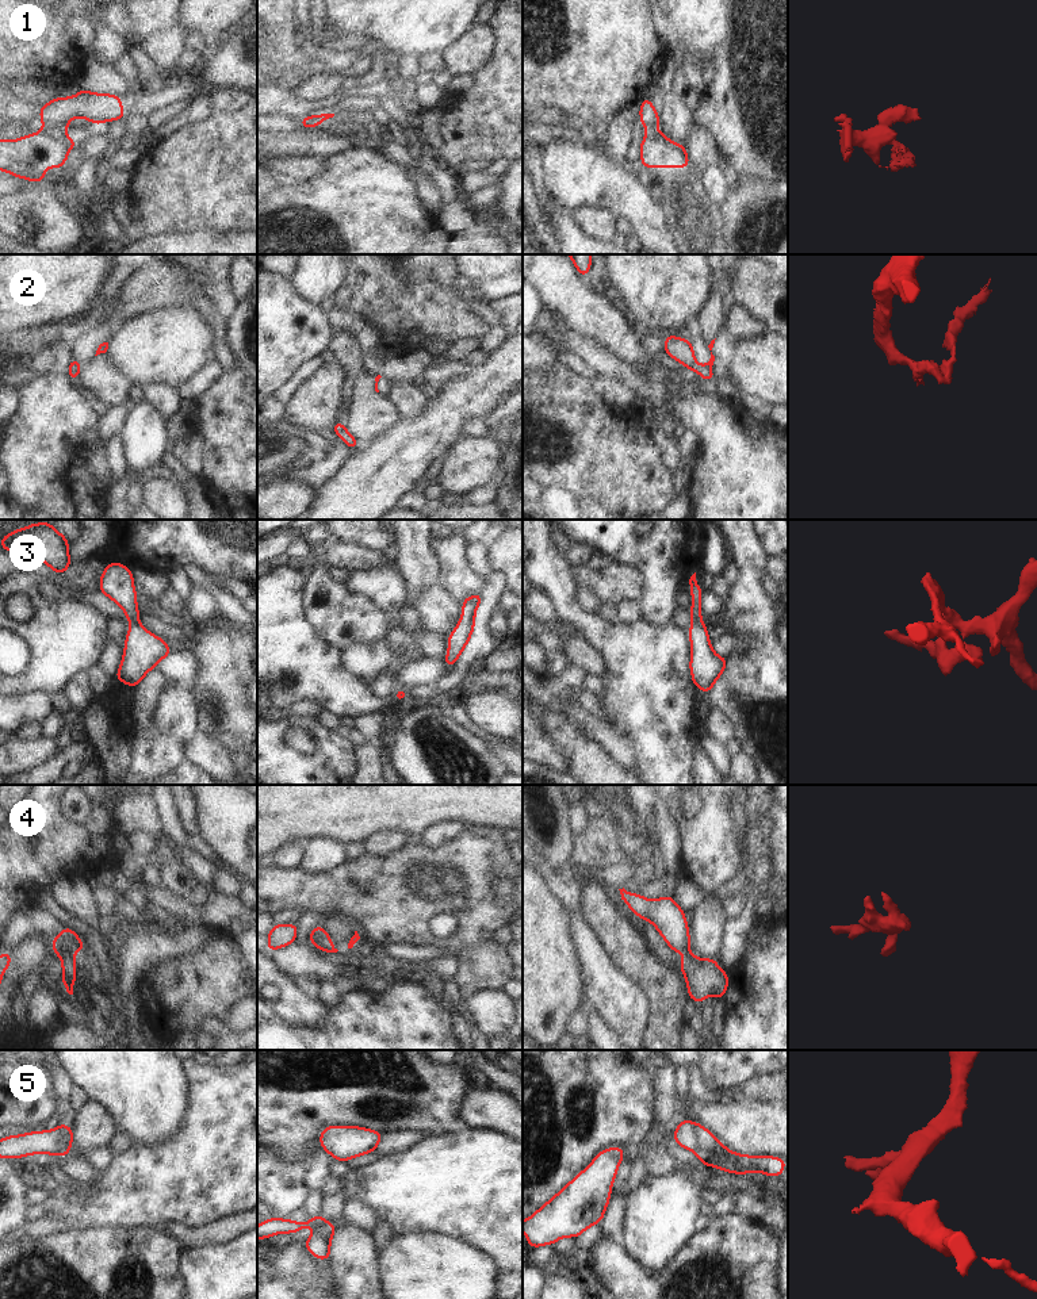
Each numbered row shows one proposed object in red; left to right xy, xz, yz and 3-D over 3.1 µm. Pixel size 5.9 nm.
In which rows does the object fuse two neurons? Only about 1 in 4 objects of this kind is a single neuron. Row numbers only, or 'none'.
1, 2, 3, 5

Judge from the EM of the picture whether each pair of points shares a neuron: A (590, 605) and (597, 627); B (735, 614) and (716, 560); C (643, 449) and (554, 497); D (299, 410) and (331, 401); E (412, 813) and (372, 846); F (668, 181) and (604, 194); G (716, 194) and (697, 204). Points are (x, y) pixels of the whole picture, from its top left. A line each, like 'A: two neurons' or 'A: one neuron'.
A: two neurons
B: two neurons
C: two neurons
D: one neuron
E: two neurons
F: two neurons
G: two neurons

